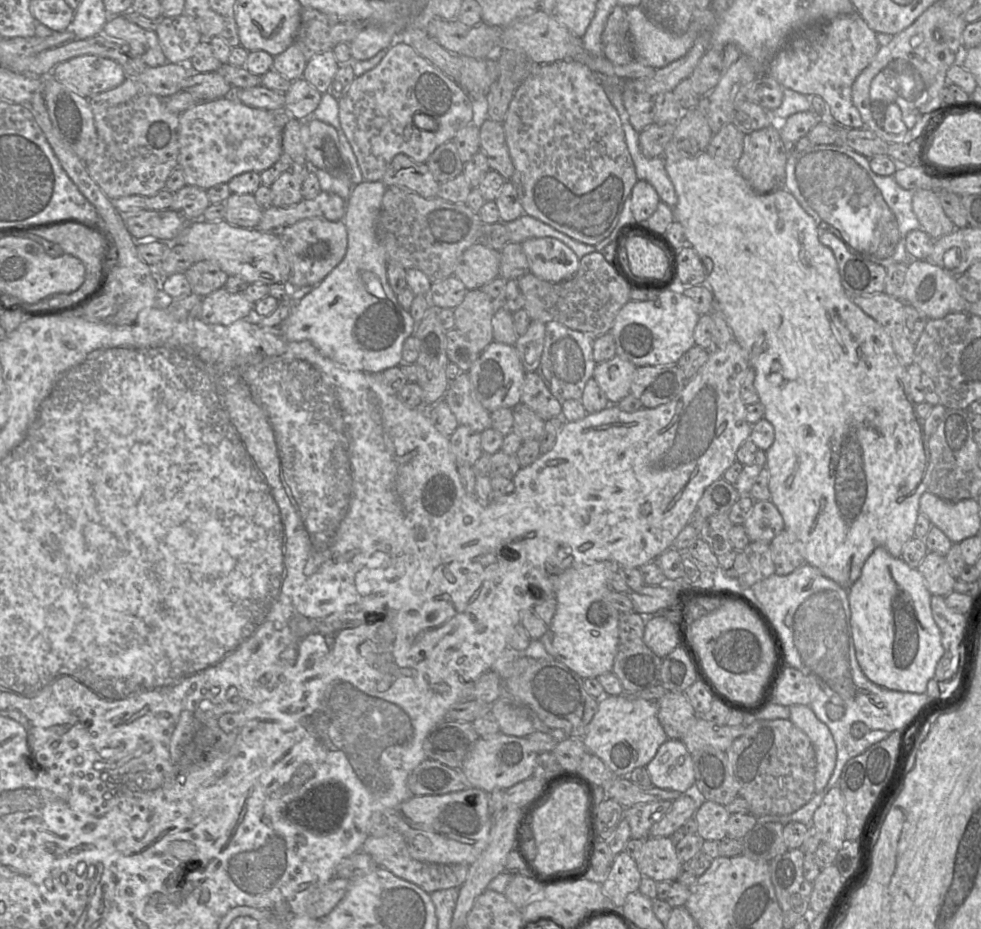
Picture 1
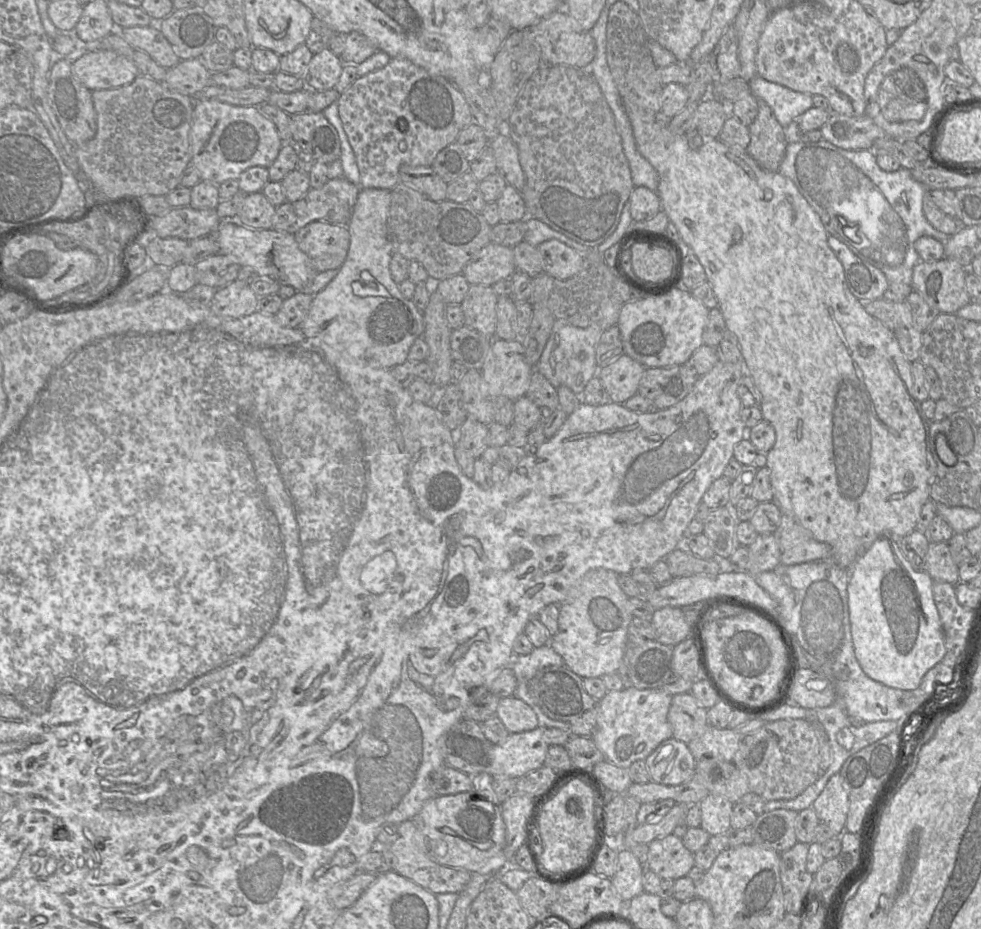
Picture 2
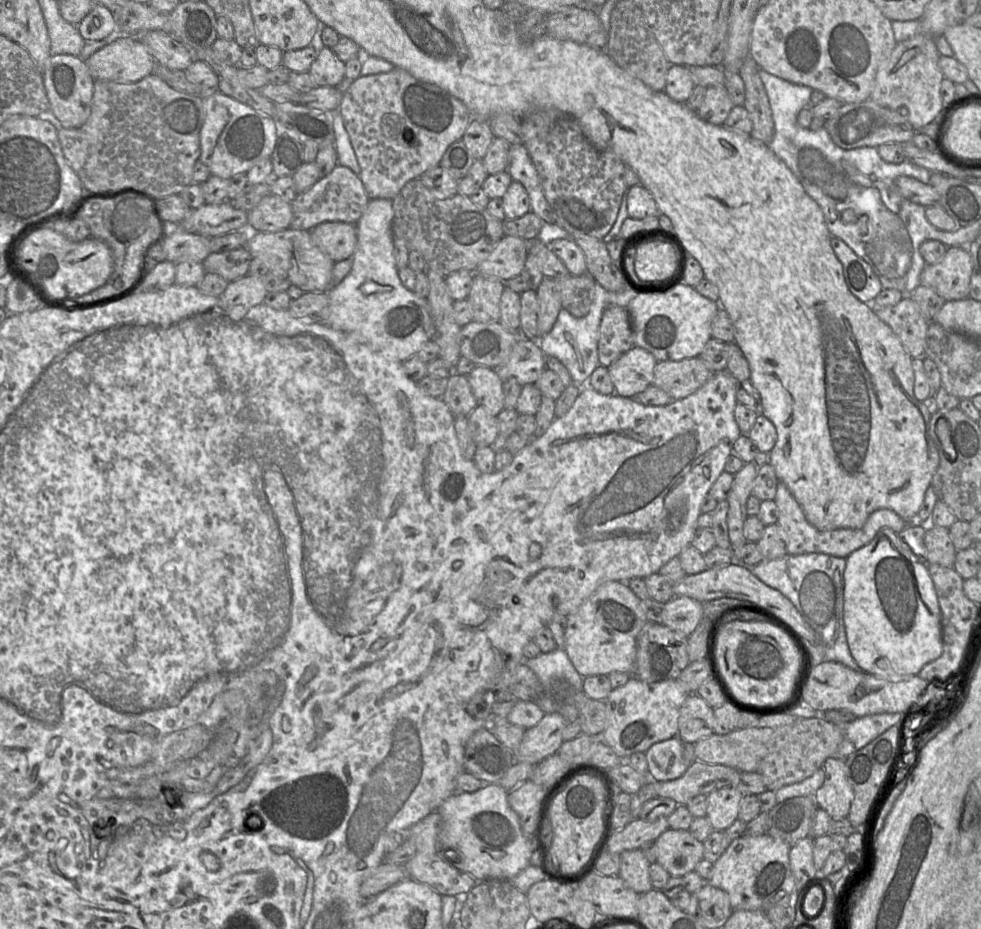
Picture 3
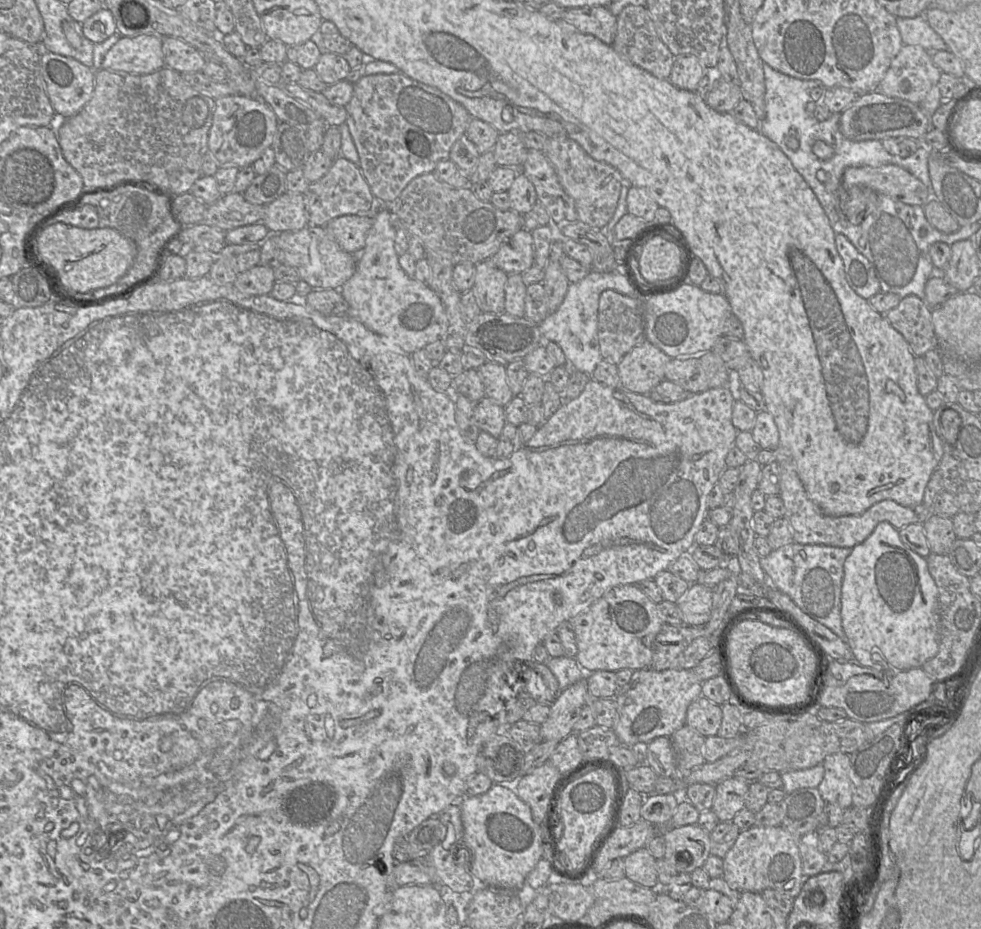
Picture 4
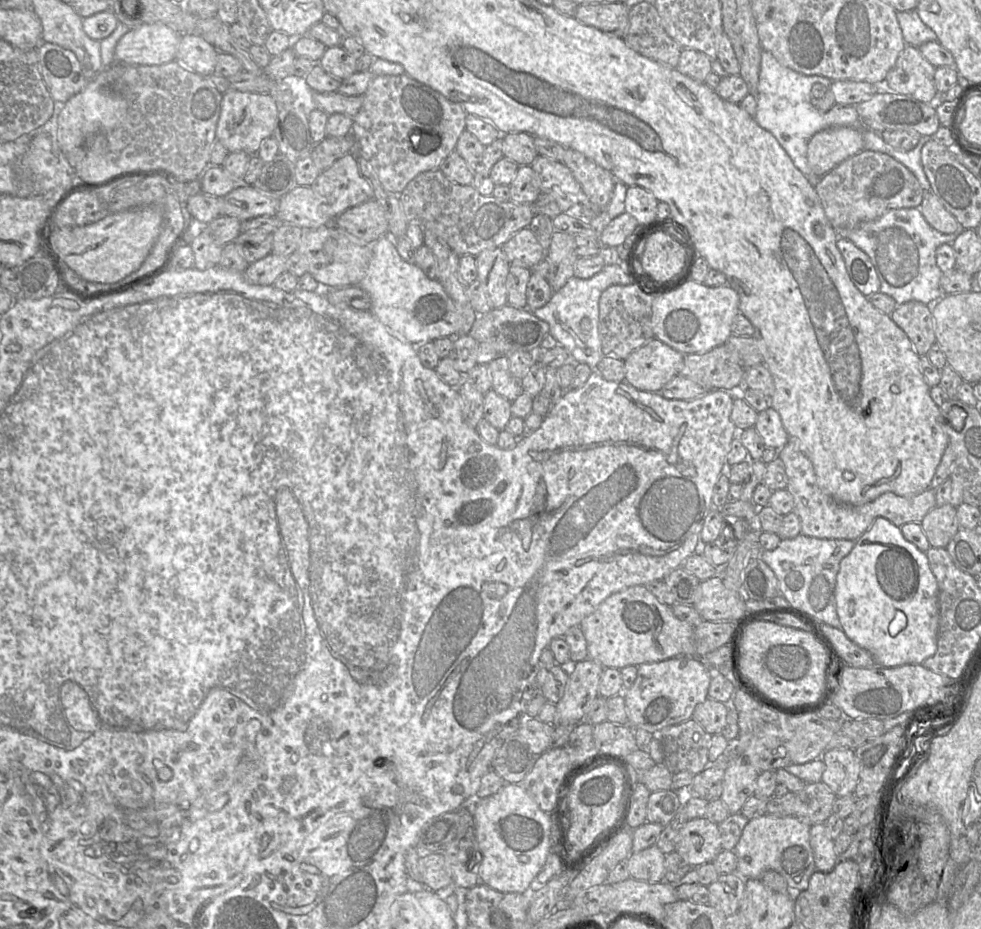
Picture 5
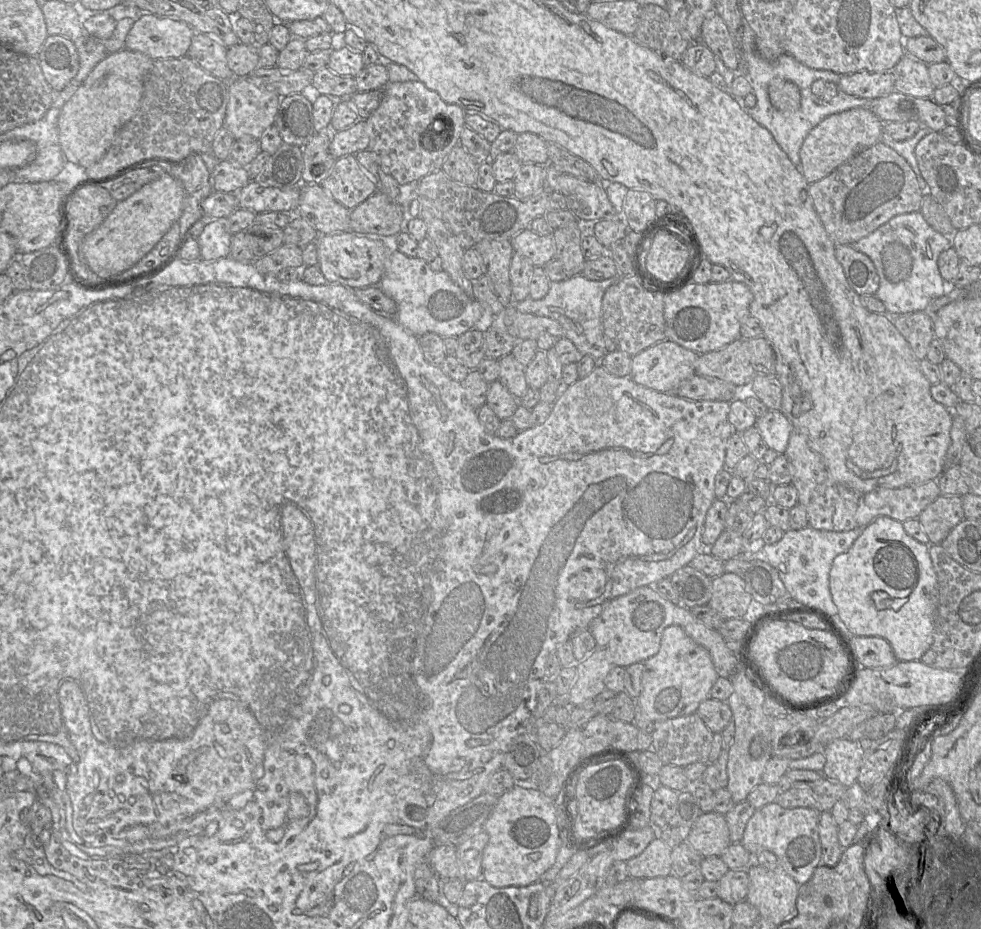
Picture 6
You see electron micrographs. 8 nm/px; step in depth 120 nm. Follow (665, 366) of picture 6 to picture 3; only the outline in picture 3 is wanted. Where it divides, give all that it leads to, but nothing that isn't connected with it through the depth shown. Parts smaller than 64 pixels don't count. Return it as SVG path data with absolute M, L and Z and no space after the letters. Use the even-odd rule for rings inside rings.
M633 346L608 368L615 394L634 398L653 383L656 358L647 350Z

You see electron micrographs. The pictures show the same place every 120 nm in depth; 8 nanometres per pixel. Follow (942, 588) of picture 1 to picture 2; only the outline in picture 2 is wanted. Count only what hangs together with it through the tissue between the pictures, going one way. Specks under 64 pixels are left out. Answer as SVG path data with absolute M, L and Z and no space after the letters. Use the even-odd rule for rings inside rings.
M929 543L924 571L930 575L933 581L957 585L960 582L958 566L952 559L948 543Z

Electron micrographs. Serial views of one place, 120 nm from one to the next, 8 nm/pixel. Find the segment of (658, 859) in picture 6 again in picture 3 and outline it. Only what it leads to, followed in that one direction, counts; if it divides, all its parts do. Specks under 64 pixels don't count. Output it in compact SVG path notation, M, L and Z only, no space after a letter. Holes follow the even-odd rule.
M640 849L625 850L620 853L619 876L637 893L650 891L650 863Z

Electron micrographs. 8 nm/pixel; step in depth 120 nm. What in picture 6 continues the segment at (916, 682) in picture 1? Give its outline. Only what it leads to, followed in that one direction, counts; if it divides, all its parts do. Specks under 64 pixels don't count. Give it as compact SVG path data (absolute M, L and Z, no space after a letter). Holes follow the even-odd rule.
M879 516L867 525L851 548L833 560L829 585L838 616L850 632L847 635L884 638L891 645L897 661L920 660L932 645L937 611L937 575L929 545L907 534L901 522Z

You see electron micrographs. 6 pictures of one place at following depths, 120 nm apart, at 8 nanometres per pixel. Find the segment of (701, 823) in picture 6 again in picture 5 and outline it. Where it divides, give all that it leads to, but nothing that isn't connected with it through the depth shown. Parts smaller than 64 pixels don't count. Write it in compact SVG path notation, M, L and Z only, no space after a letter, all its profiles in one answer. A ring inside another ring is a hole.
M706 817L688 820L679 831L675 851L692 866L712 862L722 851L718 824Z

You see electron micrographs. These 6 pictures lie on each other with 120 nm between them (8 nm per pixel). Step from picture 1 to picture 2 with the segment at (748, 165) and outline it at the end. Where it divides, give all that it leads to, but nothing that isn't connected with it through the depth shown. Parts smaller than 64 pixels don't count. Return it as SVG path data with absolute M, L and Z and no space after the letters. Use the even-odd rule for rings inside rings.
M758 100L758 114L749 126L749 132L750 142L746 152L763 169L771 172L779 171L787 141L782 125L763 100Z

